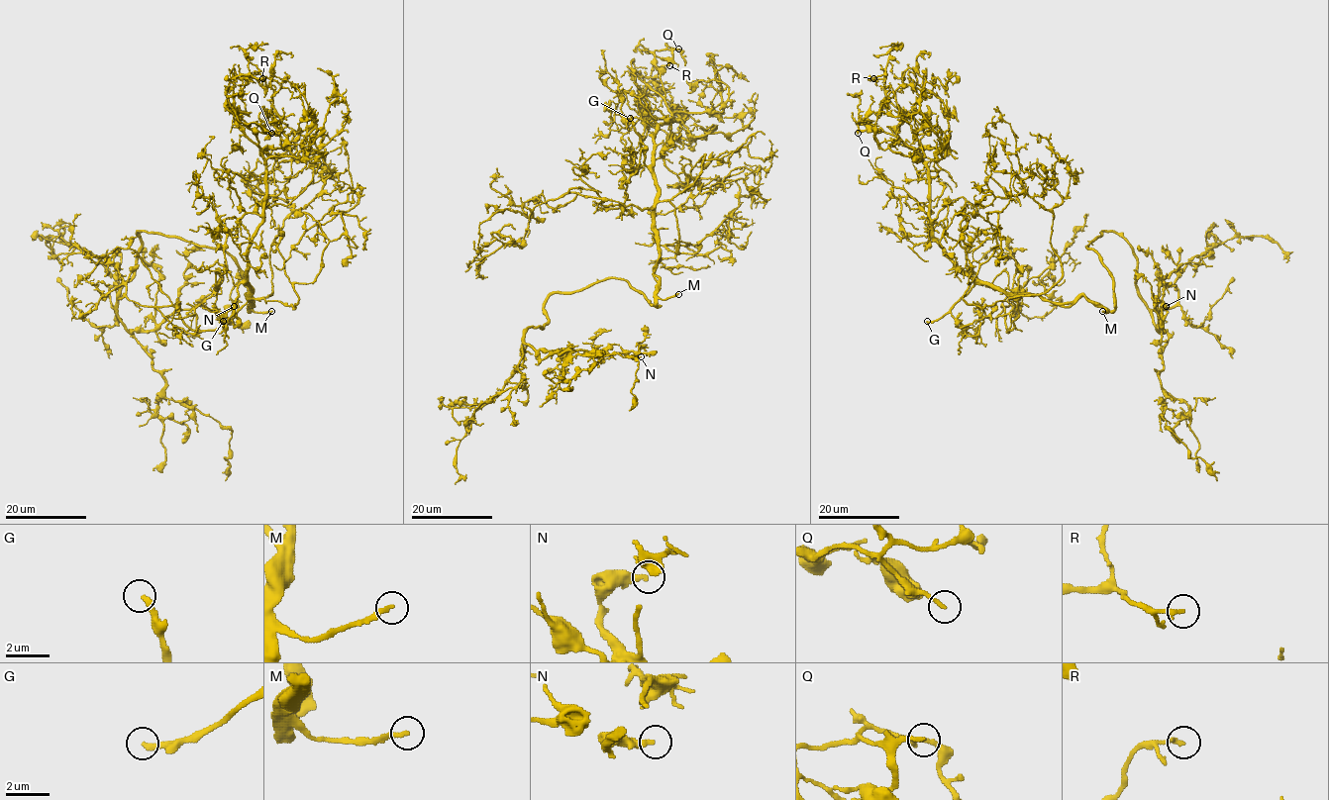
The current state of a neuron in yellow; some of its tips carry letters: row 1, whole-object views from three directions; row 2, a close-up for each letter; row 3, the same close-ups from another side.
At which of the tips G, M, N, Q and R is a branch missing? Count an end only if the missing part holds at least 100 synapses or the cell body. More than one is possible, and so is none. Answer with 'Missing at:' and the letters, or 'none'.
Missing at: G, M

